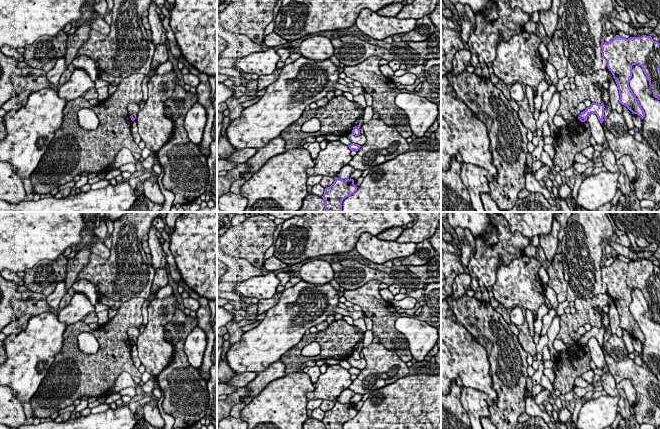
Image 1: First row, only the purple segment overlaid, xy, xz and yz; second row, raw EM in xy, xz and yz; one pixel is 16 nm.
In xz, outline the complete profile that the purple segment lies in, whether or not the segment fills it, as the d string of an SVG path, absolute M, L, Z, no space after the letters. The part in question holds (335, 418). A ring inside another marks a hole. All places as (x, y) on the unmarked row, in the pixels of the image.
M335 401L334 407L325 412L322 422L325 425L325 429L342 429L343 424L354 418L357 412L351 402L342 404Z

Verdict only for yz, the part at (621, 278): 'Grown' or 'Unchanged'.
Unchanged

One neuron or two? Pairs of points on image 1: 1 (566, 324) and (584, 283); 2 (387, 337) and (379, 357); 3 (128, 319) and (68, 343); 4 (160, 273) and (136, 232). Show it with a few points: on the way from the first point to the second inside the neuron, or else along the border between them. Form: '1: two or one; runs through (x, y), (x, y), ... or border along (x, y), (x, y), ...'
1: two; border along (600, 293), (587, 298), (576, 298), (573, 301)
2: two; border along (379, 342), (392, 350), (401, 360)
3: one; runs through (113, 336), (113, 341), (96, 358), (83, 358)
4: two; border along (155, 270), (149, 293)

